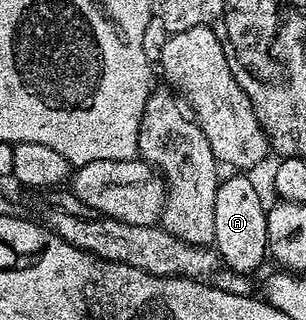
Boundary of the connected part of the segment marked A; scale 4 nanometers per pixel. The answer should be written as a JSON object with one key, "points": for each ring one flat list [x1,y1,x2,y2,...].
{"points":[[229,174,220,181,215,194,215,238,213,244,220,263,231,273,248,274,267,260,267,204,261,201,261,192,245,174]]}

